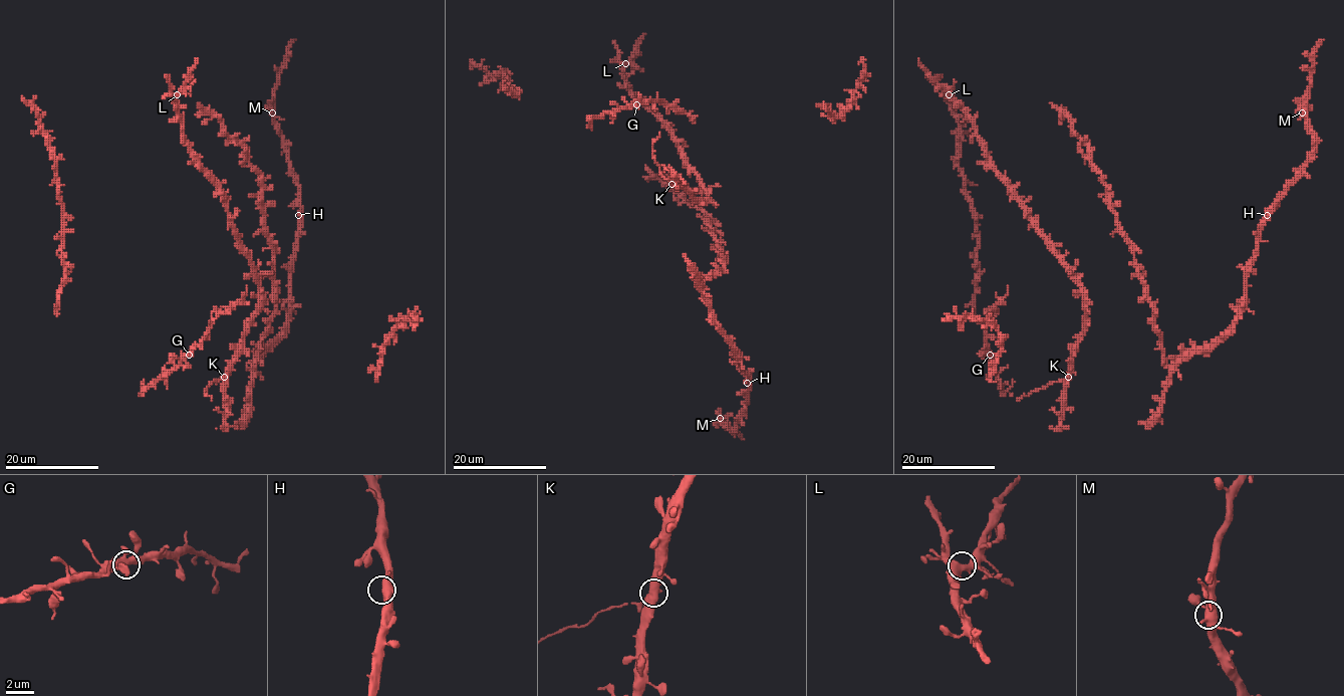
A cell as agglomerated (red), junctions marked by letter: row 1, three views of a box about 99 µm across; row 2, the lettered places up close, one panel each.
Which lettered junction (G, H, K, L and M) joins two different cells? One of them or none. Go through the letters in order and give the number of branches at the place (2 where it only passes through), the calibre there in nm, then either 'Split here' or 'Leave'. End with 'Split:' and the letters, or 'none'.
G: Branches: 3. Thickness 420 nm. Leave
H: Branches: 3. Thickness 440 nm. Leave
K: Branches: 3. Thickness 460 nm. Split here
L: Branches: 3. Thickness 440 nm. Leave
M: Branches: 3. Thickness 440 nm. Leave
Split: K

